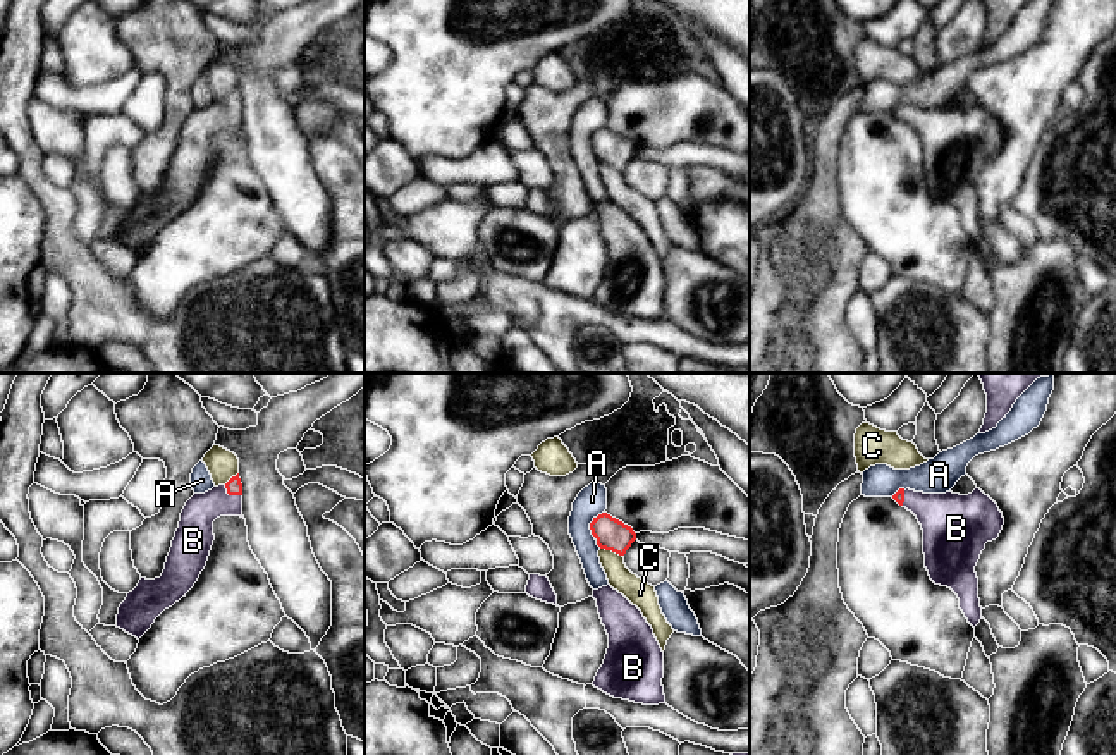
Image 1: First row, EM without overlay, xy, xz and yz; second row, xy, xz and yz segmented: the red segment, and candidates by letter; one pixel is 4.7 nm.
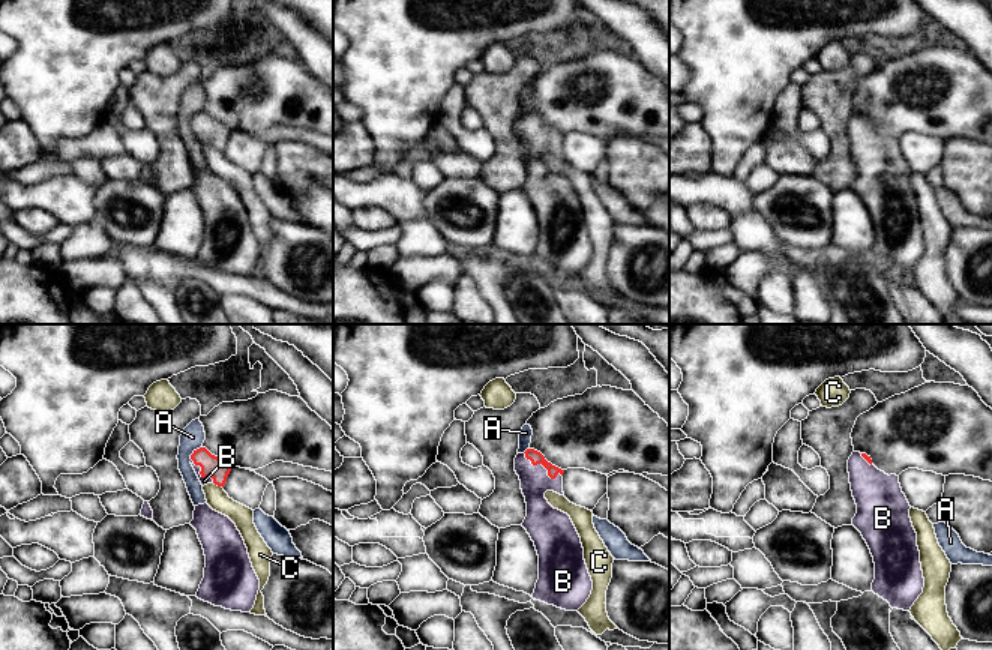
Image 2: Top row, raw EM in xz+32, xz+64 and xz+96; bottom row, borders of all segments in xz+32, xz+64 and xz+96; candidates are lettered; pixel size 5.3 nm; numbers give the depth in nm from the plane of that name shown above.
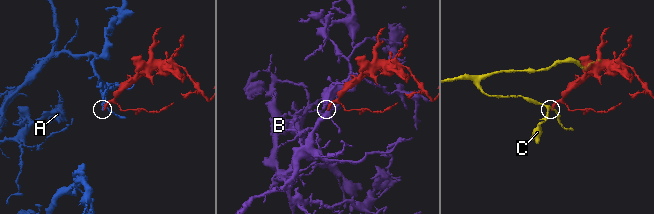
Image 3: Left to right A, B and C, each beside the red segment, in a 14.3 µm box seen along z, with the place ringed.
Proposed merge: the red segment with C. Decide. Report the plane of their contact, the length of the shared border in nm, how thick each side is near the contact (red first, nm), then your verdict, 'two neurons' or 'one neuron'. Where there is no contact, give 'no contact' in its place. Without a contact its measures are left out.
xz | 110 nm | 150/120 nm | two neurons

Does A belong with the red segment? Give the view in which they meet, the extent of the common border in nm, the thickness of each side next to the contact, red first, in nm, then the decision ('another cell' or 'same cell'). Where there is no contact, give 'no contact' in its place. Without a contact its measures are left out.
xz | 140 nm | 150/140 nm | another cell

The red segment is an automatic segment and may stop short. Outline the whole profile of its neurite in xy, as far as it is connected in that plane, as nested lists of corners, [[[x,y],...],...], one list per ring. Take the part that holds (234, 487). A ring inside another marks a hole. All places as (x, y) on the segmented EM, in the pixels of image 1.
[[[239,473],[225,485],[213,487],[205,494],[194,494],[186,502],[162,576],[155,580],[141,578],[138,586],[127,593],[126,600],[119,607],[117,628],[139,640],[165,609],[186,597],[206,566],[215,540],[213,521],[220,516],[244,518],[242,483]]]

